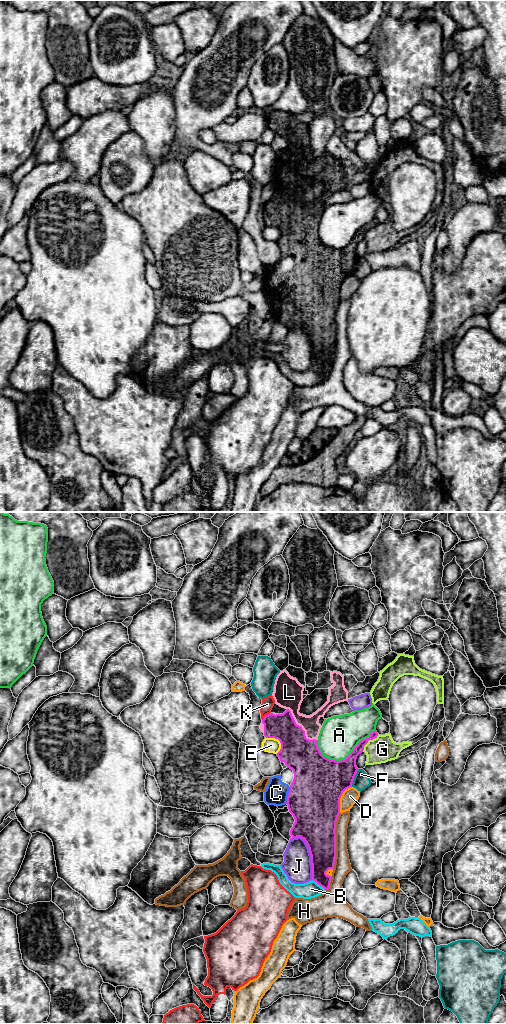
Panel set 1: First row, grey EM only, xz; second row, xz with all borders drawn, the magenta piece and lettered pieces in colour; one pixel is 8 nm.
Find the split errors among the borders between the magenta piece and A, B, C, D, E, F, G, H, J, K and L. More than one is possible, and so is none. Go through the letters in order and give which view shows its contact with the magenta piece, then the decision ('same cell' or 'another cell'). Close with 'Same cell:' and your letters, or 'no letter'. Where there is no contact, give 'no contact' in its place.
A: xz | another cell
B: xz | another cell
C: xz | same cell
D: xz | another cell
E: xz | another cell
F: xz | another cell
G: xz | another cell
H: xz | another cell
J: xz | another cell
K: xz | another cell
L: xz | same cell
Same cell: C, L

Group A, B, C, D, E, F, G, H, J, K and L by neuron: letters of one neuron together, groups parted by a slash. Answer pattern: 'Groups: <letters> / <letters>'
Groups: A / B / C L / D / E / F / G / H / J / K

